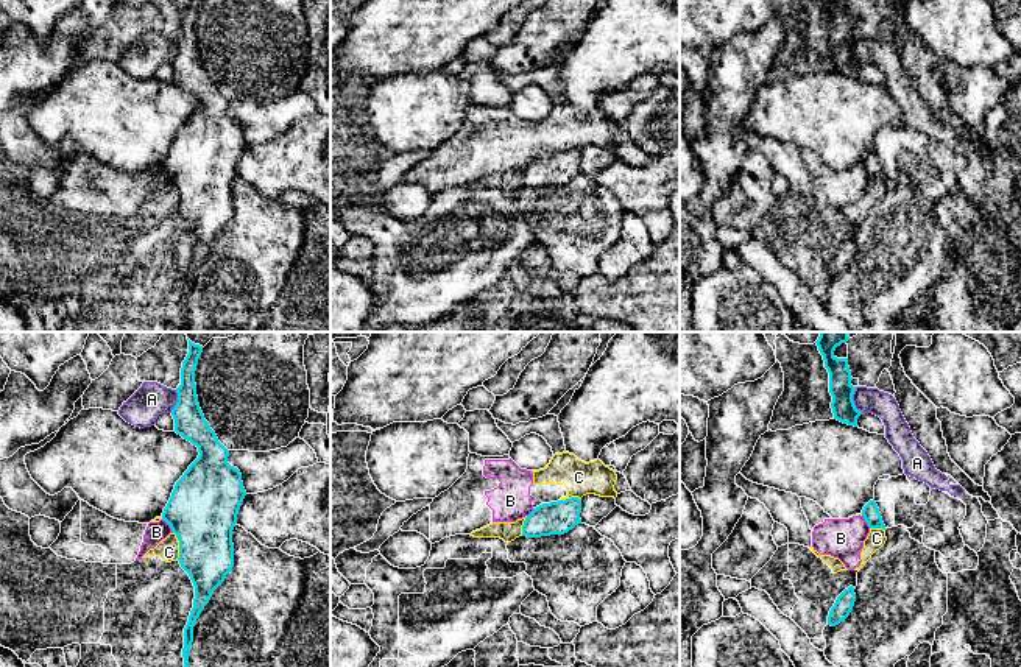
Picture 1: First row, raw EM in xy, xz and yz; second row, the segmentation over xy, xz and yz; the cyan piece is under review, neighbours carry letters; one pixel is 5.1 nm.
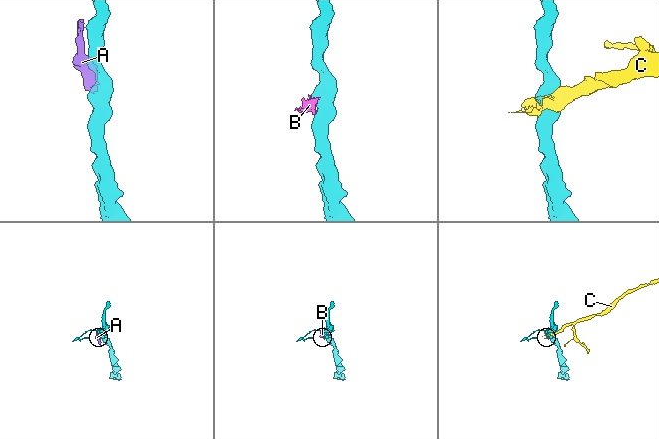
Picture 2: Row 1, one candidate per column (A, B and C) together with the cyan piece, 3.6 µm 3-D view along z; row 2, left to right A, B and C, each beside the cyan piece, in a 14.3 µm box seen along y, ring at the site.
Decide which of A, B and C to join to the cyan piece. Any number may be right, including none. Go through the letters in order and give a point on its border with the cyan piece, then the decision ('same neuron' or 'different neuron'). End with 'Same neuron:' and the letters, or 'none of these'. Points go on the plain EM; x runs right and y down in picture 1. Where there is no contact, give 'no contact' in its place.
A: meets cyan in yz at (853, 52); different neuron
B: meets cyan in xy at (169, 175); different neuron
C: meets cyan in xy at (180, 197); different neuron
Same neuron: none of these

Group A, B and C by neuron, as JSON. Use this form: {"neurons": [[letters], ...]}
{"neurons": [["A"], ["B", "C"]]}

